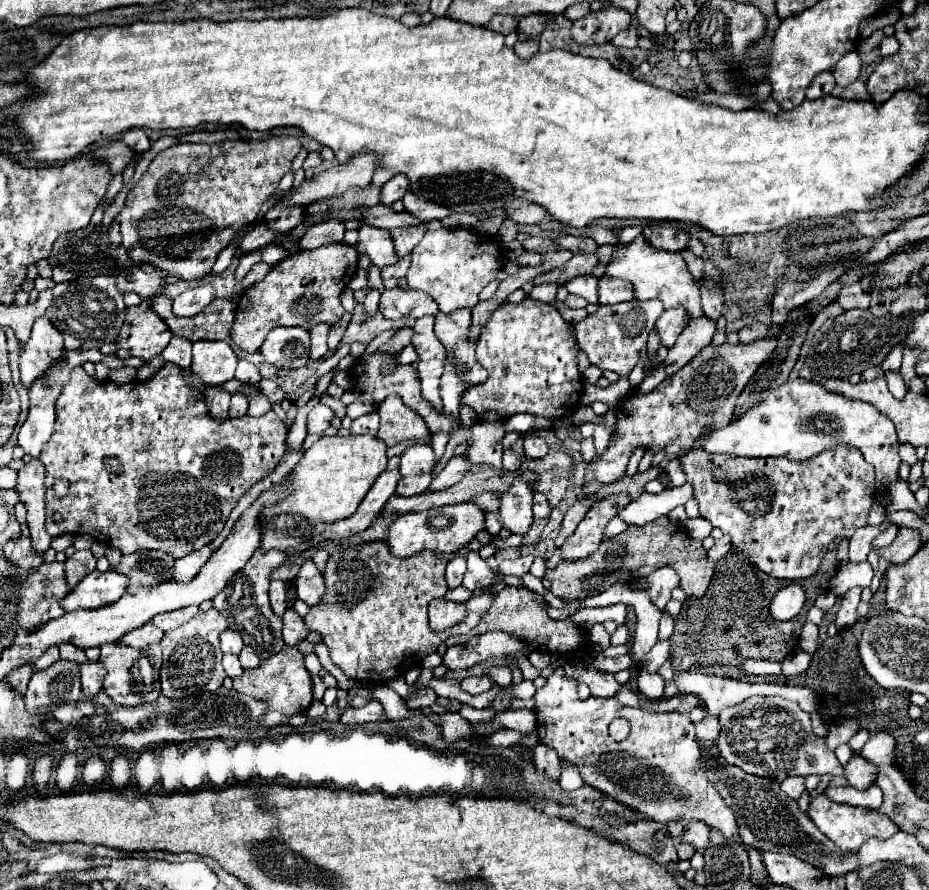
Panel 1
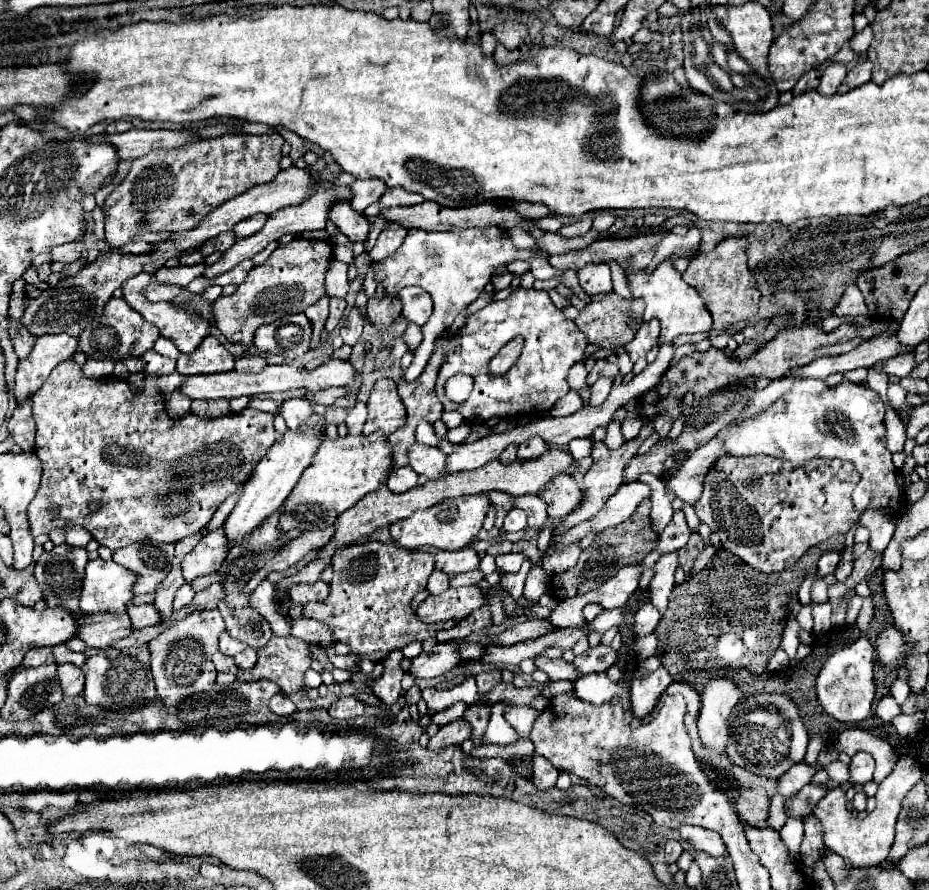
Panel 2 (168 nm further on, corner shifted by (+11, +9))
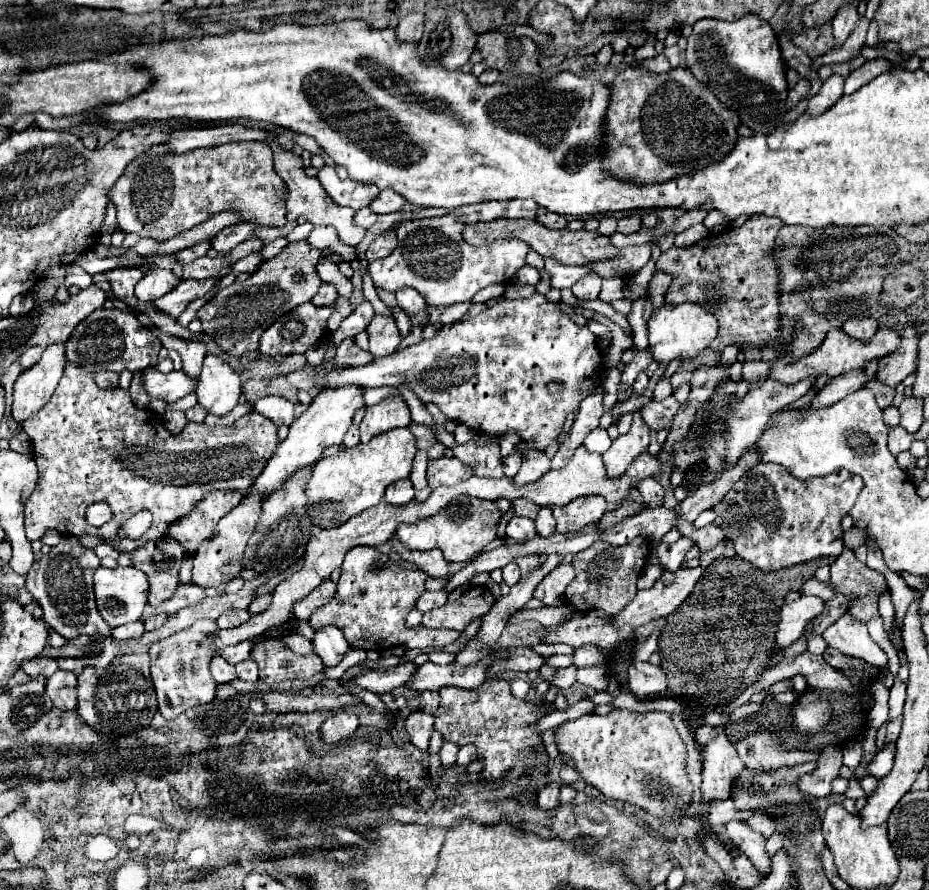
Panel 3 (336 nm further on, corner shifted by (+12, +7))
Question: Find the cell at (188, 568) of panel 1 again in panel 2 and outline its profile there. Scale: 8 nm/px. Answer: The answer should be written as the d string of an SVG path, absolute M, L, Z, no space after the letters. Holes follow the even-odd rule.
M224 528L212 530L206 534L190 554L184 556L182 560L182 572L188 582L208 576L220 570L224 558L228 554L228 538L224 534Z

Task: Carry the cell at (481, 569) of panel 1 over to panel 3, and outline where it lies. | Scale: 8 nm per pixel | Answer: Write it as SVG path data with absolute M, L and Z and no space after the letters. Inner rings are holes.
M395 542L395 550L397 550L397 554L401 554L401 558L405 558L405 560L413 562L417 568L425 570L431 578L447 578L447 574L449 574L449 562L445 560L445 556L439 550L411 552L407 548L401 548L397 542Z

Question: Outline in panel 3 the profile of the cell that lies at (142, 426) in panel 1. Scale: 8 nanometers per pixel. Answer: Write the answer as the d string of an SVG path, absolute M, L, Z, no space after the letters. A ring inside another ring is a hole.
M67 362L59 386L51 400L21 424L33 442L33 458L39 468L39 484L25 504L25 530L27 540L41 540L47 530L57 530L63 536L93 534L109 542L117 552L125 554L149 540L161 540L167 536L169 526L179 518L191 514L191 510L213 490L247 492L251 480L259 476L267 456L271 456L277 438L277 426L259 412L249 412L233 426L207 426L205 422L189 422L183 432L171 434L165 426L157 426L151 410L141 410L131 402L129 390L123 388L99 388L93 374L81 364ZM105 500L113 510L113 520L93 528L85 522L85 508L93 502ZM139 510L151 510L151 528L135 542L129 538L117 538L117 530L125 518Z

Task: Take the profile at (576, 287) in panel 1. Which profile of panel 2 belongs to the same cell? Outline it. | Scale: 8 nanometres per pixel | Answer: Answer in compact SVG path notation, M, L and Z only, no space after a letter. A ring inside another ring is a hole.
M496 226L484 228L484 230L462 230L462 232L426 232L426 230L408 230L404 244L388 258L384 258L380 264L376 262L372 272L378 284L384 286L386 294L396 294L404 286L420 286L424 288L432 300L434 300L434 314L432 318L422 326L424 340L414 350L414 360L410 368L406 370L404 378L406 382L416 380L422 370L426 368L428 358L432 356L436 338L442 336L442 332L452 326L456 314L466 308L470 302L474 302L484 290L484 286L492 278L492 270L498 266L506 266L514 260L528 260L530 271L536 280L548 280L554 276L560 276L562 272L552 267L548 260L536 258L530 250L516 248L508 236L506 230L498 230Z

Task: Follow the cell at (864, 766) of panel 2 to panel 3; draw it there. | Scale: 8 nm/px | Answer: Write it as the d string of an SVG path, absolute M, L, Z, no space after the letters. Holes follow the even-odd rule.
M885 746L885 748L883 748L881 752L877 752L875 758L871 760L871 764L869 764L869 774L871 774L871 776L877 776L877 778L887 776L887 774L891 772L891 768L893 768L893 758L895 758L895 750L889 748L889 746Z

